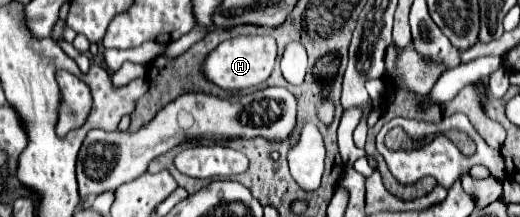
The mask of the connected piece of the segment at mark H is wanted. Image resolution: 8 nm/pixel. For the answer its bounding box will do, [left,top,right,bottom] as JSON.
[204,37,276,93]

